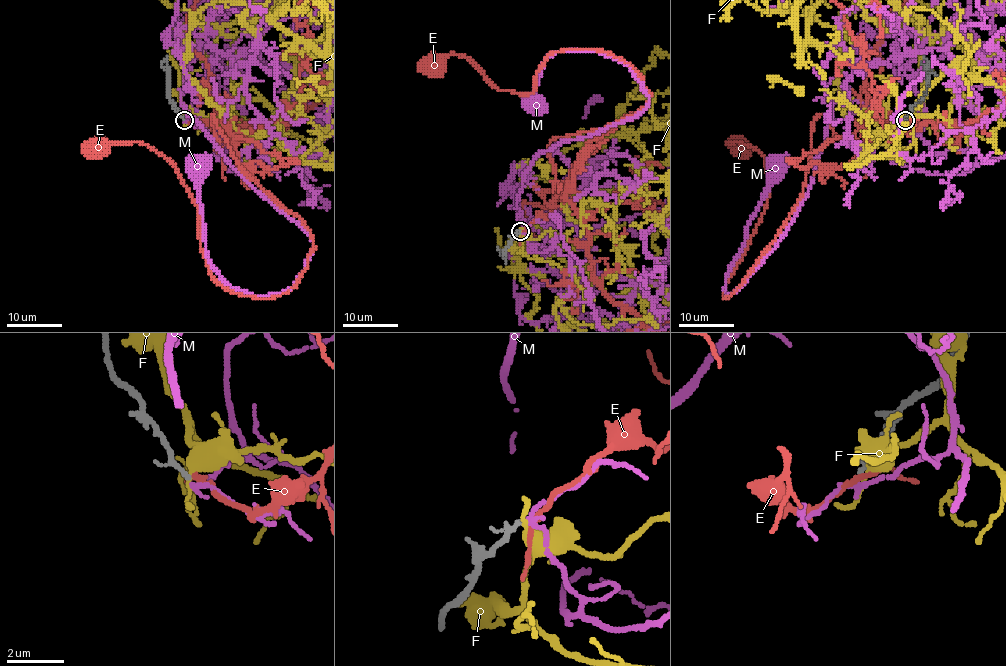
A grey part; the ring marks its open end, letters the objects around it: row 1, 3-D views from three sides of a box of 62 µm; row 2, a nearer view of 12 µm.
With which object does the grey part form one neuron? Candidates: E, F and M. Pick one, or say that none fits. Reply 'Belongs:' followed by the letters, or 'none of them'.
Belongs: M

